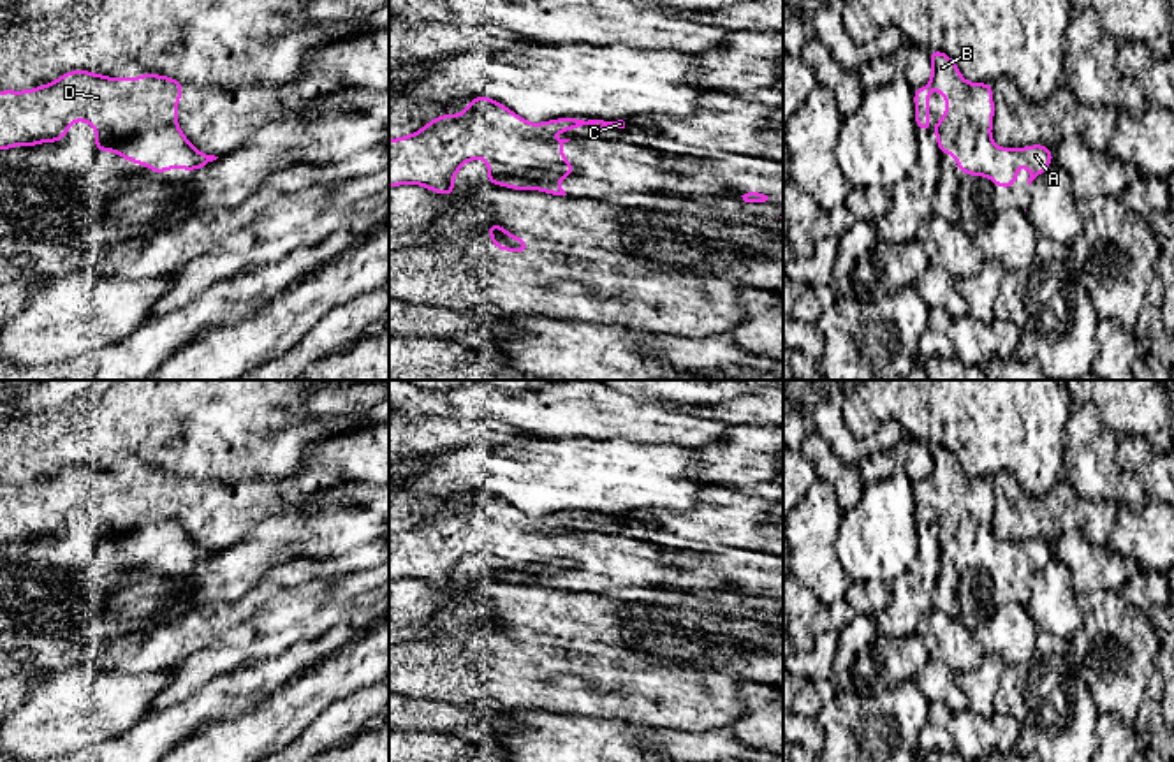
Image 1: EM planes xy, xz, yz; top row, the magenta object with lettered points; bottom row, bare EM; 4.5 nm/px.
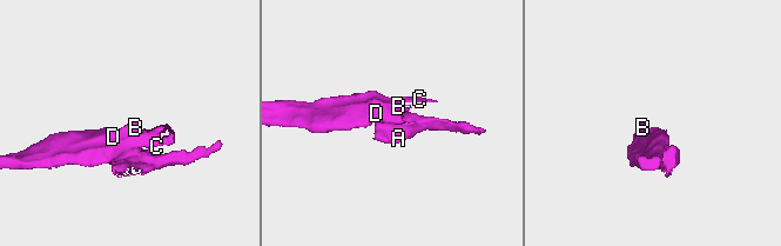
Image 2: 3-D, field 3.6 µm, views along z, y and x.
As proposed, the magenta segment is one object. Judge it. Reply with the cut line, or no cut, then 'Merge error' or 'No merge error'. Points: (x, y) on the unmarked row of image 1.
Split along xy (176, 518), (115, 532), (97, 512), (73, 511), (66, 523). Merge error

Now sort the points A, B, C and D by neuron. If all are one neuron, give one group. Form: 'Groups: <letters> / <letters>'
Groups: A / B C D

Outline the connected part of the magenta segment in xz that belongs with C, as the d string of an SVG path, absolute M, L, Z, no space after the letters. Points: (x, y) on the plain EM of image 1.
M477 489L461 509L444 505L415 528L389 533L389 581L421 579L440 590L452 590L461 558L488 553L507 567L509 572L500 577L505 582L567 590L556 579L560 574L526 574L523 568L565 558L561 539L570 533L551 535L549 528L581 521L605 526L625 523L625 516L556 512L530 517L503 498Z

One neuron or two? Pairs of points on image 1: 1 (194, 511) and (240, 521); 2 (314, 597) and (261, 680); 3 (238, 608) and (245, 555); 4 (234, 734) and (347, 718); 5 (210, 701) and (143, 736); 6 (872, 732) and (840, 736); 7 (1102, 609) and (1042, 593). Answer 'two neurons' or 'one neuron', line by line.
1: one neuron
2: two neurons
3: two neurons
4: two neurons
5: one neuron
6: one neuron
7: two neurons

